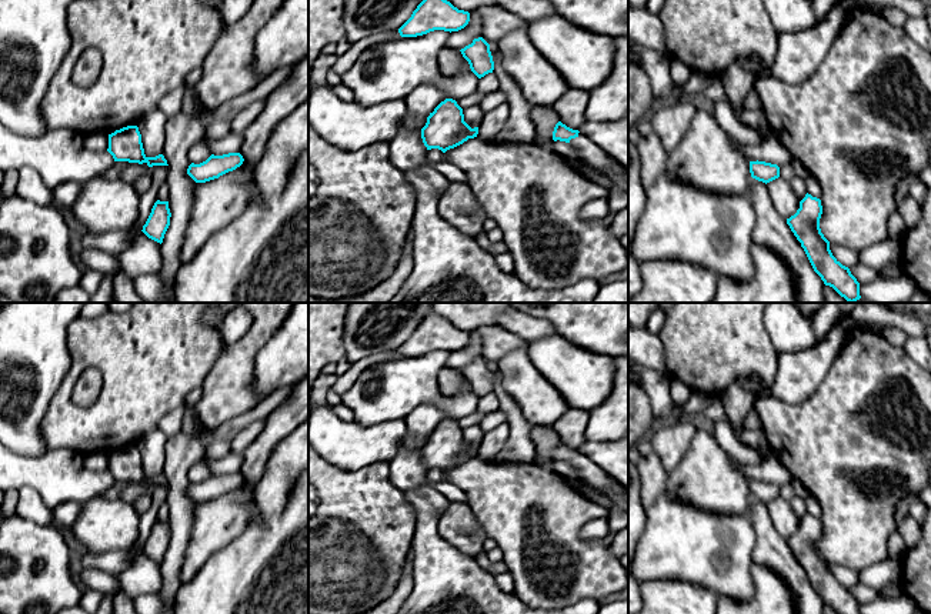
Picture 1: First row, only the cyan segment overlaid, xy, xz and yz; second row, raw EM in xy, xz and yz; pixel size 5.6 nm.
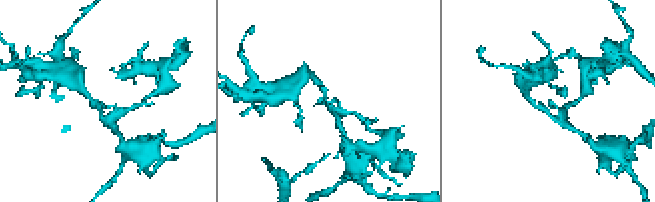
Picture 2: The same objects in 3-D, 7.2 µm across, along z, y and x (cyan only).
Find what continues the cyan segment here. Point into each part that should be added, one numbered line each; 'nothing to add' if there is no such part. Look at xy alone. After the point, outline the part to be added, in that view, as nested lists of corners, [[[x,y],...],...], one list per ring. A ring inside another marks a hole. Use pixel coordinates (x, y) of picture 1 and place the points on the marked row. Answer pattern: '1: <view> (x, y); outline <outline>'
nothing to add

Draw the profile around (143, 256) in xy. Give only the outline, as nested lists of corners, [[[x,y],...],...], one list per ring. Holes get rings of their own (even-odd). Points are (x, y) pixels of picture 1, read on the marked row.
[[[139,231],[131,246],[119,256],[120,270],[130,280],[141,274],[157,273],[161,267],[161,244],[149,238],[143,231]]]

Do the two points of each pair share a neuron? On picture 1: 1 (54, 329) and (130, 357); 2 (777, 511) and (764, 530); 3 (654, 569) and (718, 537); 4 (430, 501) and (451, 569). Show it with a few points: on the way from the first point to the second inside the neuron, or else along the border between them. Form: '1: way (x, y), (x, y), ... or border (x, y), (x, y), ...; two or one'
1: border (77, 317), (67, 327), (69, 366); two
2: border (766, 504), (774, 529), (786, 540); two
3: way (670, 553), (677, 546), (703, 546); one
4: way (427, 519), (427, 544), (434, 551); one

